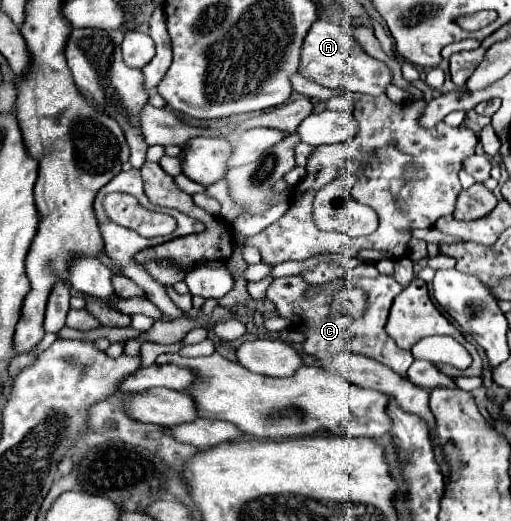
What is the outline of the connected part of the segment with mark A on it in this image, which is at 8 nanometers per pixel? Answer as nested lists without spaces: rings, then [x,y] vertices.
[[[316,20],[314,26],[308,30],[302,46],[300,74],[332,90],[344,88],[348,92],[368,96],[382,96],[386,94],[386,88],[392,84],[392,70],[384,62],[368,56],[344,26],[338,26],[328,20]]]

